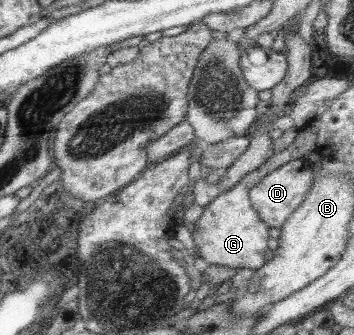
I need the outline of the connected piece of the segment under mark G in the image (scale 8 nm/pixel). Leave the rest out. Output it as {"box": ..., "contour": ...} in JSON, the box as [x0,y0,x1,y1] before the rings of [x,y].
{"box":[191,123,316,269],"contour":[[[313,123],[300,131],[292,143],[273,154],[255,170],[249,171],[238,183],[235,183],[228,191],[220,194],[203,207],[201,215],[194,222],[195,229],[191,232],[196,258],[204,260],[208,265],[223,265],[230,269],[258,269],[264,260],[268,226],[259,218],[259,215],[251,207],[248,193],[267,173],[288,163],[292,159],[302,158],[305,153],[315,149],[316,125]]]}

